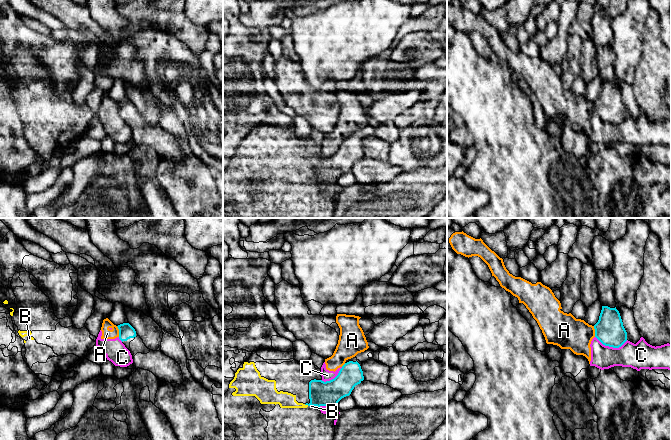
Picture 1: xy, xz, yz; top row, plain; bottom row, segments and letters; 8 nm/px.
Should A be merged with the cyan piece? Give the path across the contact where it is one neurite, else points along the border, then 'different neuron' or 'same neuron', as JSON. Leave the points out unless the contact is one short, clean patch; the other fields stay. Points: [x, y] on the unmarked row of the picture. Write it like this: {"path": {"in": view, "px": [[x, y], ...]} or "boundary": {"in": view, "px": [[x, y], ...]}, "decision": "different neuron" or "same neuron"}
{"boundary": {"in": "xy", "px": [[116, 102], [119, 112]]}, "decision": "different neuron"}

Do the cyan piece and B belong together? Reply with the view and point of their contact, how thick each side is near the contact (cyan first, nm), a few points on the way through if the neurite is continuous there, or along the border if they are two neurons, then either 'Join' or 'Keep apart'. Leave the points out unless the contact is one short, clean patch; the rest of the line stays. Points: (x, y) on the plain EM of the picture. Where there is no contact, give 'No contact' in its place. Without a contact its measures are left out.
Touches cyan at xz (306, 180). Thickness 200 nm (cyan) against 130 nm. Join

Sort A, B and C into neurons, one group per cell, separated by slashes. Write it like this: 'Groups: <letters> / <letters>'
Groups: A C / B

